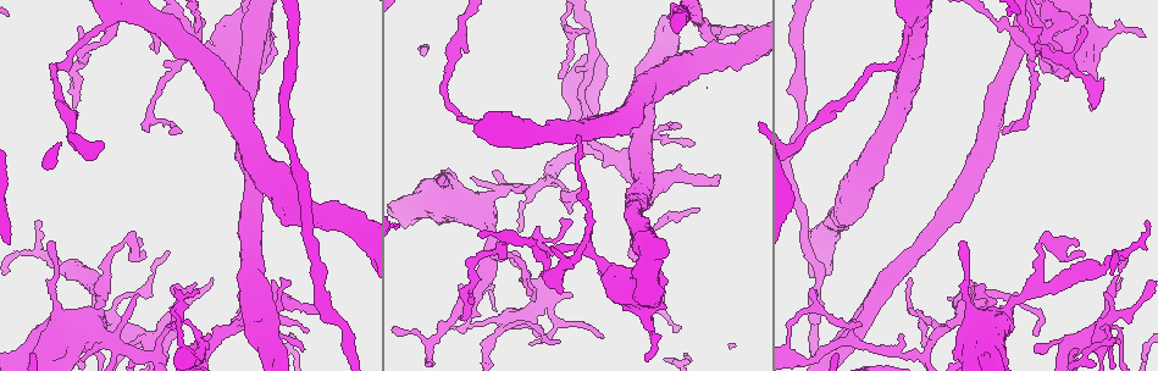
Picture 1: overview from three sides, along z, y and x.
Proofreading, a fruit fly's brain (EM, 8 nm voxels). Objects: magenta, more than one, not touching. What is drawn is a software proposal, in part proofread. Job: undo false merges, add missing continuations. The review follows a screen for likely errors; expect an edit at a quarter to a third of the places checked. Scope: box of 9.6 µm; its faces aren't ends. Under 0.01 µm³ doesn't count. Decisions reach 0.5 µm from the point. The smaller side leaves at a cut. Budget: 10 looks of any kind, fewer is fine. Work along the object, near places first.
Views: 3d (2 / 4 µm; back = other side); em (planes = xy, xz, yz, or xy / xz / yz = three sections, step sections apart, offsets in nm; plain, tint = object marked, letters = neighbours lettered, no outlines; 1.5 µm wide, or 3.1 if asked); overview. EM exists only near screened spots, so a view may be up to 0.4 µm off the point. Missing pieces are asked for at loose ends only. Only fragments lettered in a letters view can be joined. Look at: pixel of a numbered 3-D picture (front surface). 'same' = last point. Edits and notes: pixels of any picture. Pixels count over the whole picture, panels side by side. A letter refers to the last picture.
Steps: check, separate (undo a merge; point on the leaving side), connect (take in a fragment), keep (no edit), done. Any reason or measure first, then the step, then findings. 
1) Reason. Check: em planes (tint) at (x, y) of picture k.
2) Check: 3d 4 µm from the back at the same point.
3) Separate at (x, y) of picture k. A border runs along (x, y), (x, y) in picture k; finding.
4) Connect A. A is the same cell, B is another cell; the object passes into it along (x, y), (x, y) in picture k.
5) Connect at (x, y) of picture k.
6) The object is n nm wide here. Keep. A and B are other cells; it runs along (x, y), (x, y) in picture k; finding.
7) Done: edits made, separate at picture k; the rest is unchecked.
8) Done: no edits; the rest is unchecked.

Sharp bend. Check: em planes (letters) at (808, 309) of picture 1.

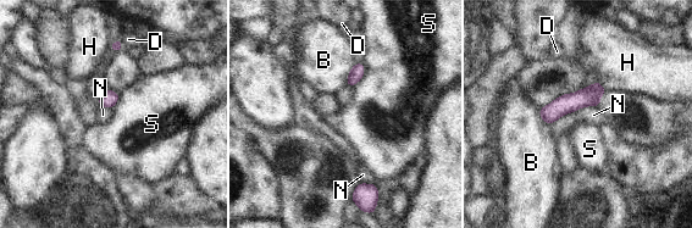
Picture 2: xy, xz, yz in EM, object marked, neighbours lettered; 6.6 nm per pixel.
The object is 110 nm wide here. Keep. B, D, H, N and S are other cells; a border runs along (361, 61), (364, 74), (353, 87) in picture 2; all the same cell.

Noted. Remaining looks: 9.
Branch point. Check: 3d 4 µm at (654, 138) of picture 1.

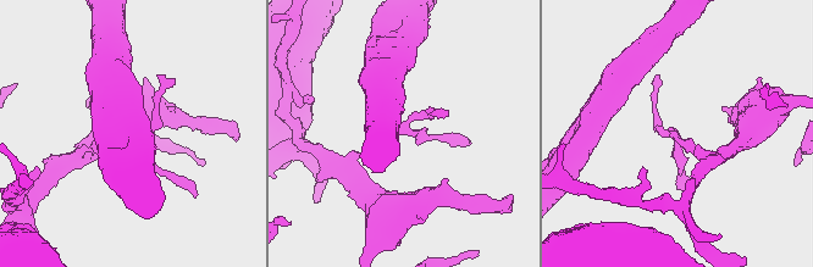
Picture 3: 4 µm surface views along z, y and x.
Check: em planes (letters) at (402, 129) of picture 3.

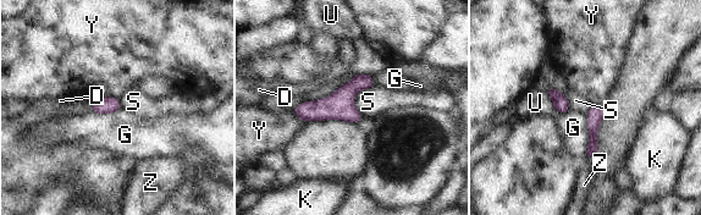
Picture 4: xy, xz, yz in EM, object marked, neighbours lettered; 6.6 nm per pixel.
The longest contact is with G, 280 nm. Keep. D, G, K, S, U, Y and Z are other cells; a border runs along (588, 116), (590, 141), (584, 156) in picture 4; continuous, no second cell.

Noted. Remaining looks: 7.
Thin end. Check: em xy step 4 (letters) at (77, 27) of picture 1.

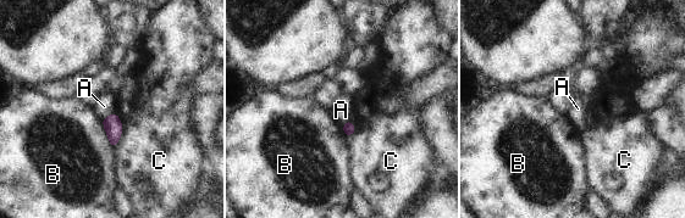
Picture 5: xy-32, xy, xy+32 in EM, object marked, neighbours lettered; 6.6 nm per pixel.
Cut it another way. Check: em planes (letters) at the same point.

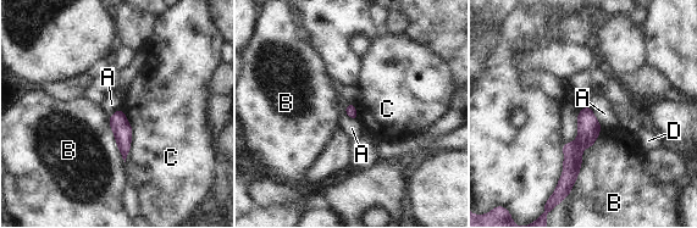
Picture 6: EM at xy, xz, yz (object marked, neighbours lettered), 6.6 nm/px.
Keep. A, B, C and D are other cells; no lettered fragment goes on from it.

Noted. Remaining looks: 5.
Check: 3d 2 µm at (637, 257) of picture 1.

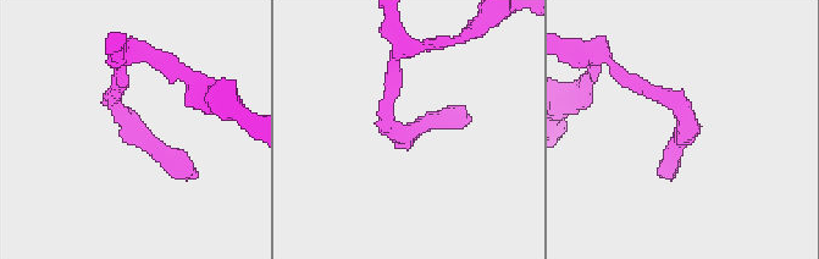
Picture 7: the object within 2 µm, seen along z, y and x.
Check: em planes (letters) at (132, 126) of picture 7.

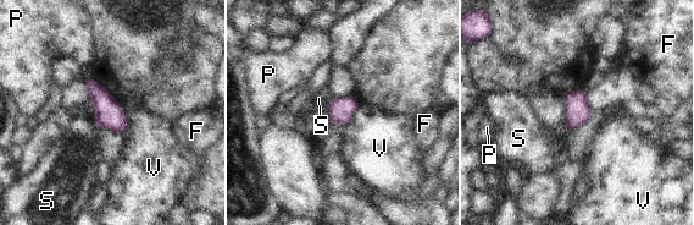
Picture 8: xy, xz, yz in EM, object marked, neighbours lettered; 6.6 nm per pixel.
Keep. F, P, S and V are other cells; a border runs along (117, 102), (126, 120), (121, 133) in picture 8; all the same cell.

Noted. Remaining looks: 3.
Done: no edits; the rest is unchecked.

